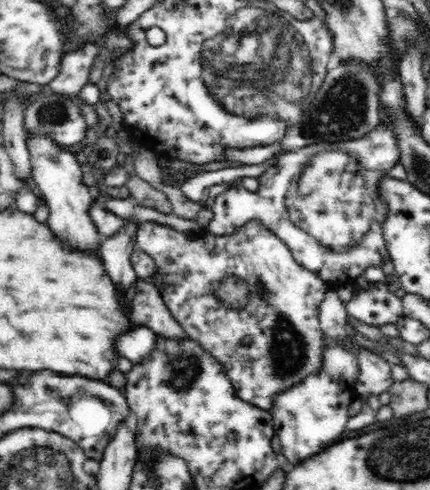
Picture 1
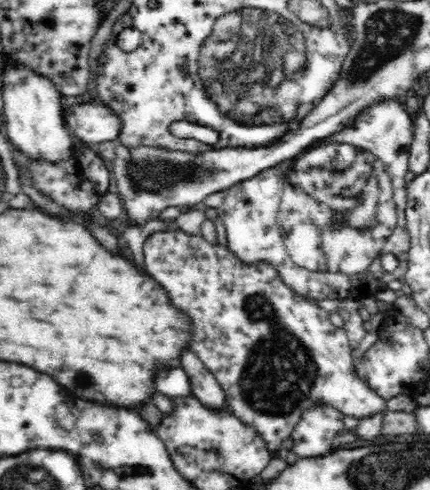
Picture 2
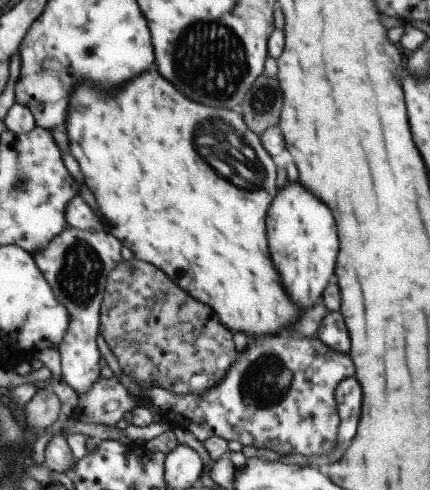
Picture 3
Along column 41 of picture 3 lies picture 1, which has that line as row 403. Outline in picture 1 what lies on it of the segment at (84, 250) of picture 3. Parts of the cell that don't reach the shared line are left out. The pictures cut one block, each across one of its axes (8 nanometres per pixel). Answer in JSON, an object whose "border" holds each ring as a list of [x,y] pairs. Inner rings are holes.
{"border":[[[258,219],[249,220],[225,237],[204,231],[197,238],[190,238],[165,224],[143,222],[137,228],[135,248],[152,255],[157,267],[156,274],[166,283],[166,288],[160,294],[170,313],[180,323],[186,336],[197,339],[224,365],[235,393],[242,400],[254,402],[253,406],[266,410],[276,393],[302,382],[305,376],[321,369],[324,332],[319,325],[319,306],[330,287],[319,275],[301,266],[286,243]],[[226,275],[236,275],[249,283],[250,298],[244,308],[228,309],[215,300],[212,287]]]}

